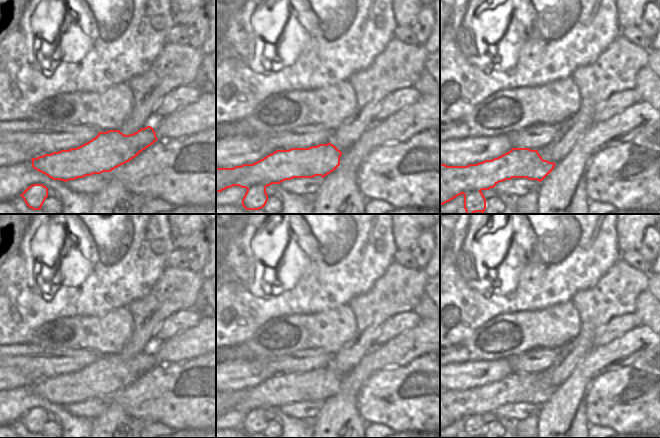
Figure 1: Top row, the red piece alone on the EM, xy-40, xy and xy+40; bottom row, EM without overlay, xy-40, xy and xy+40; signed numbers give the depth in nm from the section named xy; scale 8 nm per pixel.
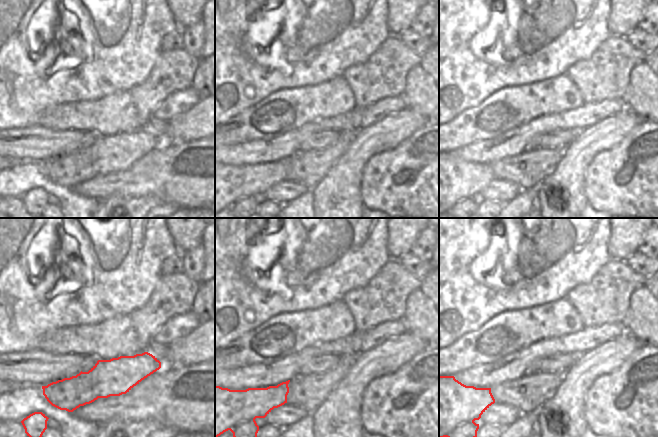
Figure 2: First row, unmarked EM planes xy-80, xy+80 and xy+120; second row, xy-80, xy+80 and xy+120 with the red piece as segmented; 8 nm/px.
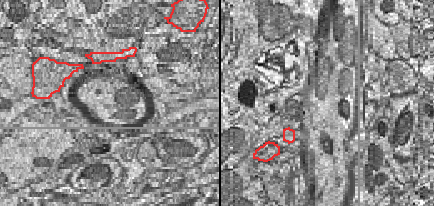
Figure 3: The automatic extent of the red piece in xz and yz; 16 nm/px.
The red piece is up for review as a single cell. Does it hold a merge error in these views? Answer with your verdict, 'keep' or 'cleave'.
cleave

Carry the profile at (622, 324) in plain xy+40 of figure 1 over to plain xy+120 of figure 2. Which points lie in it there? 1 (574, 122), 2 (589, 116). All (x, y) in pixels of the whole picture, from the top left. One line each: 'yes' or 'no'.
1: yes
2: yes

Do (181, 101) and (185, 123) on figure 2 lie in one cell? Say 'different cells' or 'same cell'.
different cells

